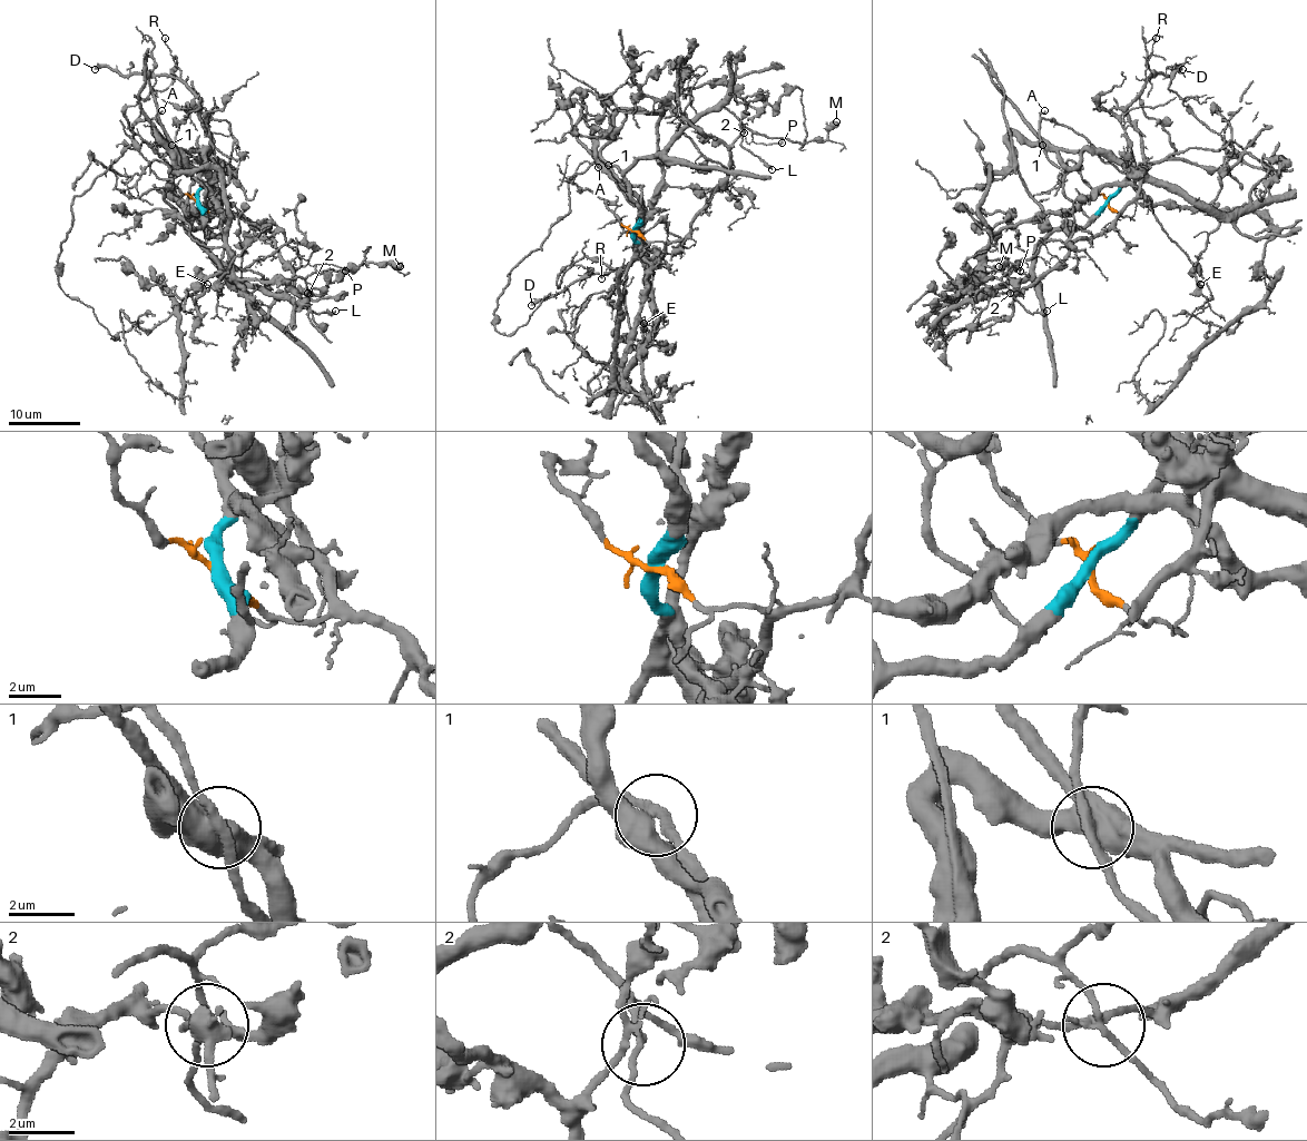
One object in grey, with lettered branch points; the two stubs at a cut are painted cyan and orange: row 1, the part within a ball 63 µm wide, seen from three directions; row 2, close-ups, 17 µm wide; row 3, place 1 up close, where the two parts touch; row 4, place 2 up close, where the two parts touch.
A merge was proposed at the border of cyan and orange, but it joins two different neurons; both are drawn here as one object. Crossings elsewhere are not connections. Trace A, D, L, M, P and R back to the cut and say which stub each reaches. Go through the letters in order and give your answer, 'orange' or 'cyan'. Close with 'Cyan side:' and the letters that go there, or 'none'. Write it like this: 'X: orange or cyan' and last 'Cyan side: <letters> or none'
A: cyan
D: orange
L: cyan
M: cyan
P: cyan
R: orange
Cyan side: A, L, M, P

